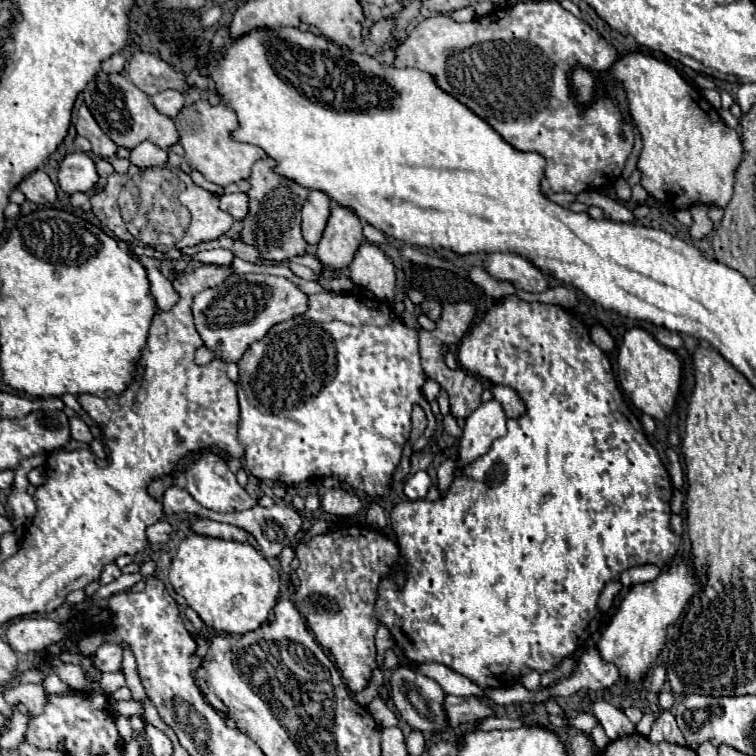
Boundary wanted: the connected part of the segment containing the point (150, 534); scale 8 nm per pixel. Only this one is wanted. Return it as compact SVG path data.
M167 520L155 522L155 524L149 526L147 532L145 532L145 536L147 536L147 540L149 540L151 544L163 544L163 542L167 542L167 540L169 540L169 534L171 534L171 526L169 526Z

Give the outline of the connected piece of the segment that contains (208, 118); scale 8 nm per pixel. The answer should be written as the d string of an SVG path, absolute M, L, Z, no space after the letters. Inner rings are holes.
M201 98L195 104L183 106L175 118L175 126L179 130L179 144L185 148L185 160L189 166L217 186L233 184L239 178L249 178L251 166L263 158L261 148L231 140L231 132L237 128L237 116L225 104L211 106L207 98Z

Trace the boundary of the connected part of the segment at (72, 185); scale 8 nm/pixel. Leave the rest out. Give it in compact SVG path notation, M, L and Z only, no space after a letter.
M71 152L63 158L57 180L61 190L73 194L73 192L89 192L97 184L99 176L89 154Z

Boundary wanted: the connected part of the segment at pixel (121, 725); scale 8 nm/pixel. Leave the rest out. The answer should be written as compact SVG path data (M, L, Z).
M119 716L115 722L119 732L120 745L124 747L132 739L132 728L129 724L129 719L125 716Z

